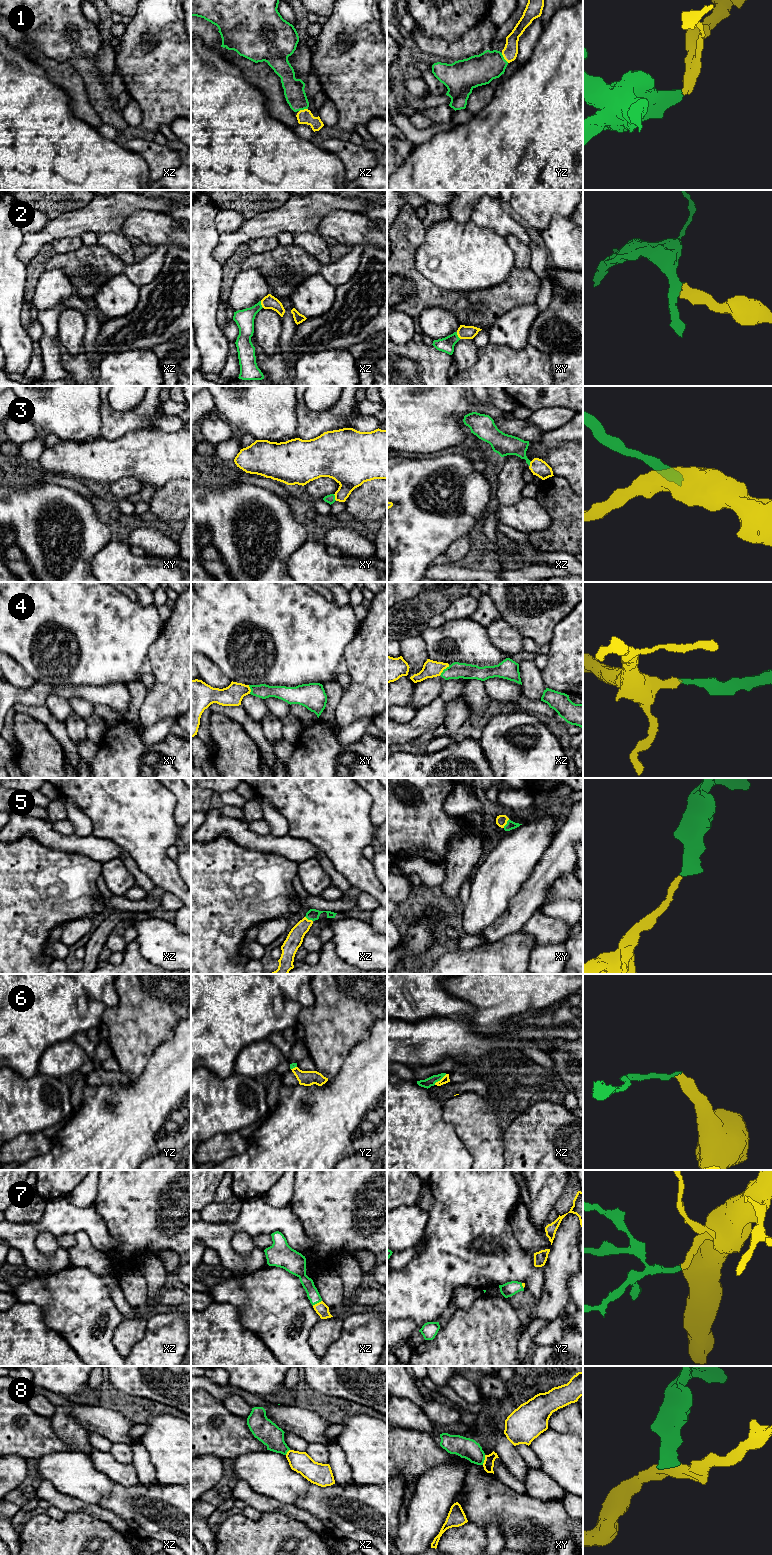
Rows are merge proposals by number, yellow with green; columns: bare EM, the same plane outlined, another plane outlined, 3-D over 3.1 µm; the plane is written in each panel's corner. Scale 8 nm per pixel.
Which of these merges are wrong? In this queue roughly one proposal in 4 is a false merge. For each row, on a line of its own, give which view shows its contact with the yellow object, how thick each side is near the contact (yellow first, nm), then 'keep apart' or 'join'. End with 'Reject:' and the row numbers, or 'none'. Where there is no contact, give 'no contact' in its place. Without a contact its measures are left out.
1: contact in yz; calibres 120 and 240 nm; join
2: contact in xz; calibres 110 and 150 nm; join
3: contact in xy; calibres 280 and 70 nm; join
4: contact in xz; calibres 130 and 140 nm; join
5: contact in xy; calibres 90 and 70 nm; join
6: contact in xz; calibres 60 and 80 nm; join
7: contact in xz; calibres 100 and 100 nm; join
8: contact in xy; calibres 90 and 170 nm; keep apart
Reject: 8

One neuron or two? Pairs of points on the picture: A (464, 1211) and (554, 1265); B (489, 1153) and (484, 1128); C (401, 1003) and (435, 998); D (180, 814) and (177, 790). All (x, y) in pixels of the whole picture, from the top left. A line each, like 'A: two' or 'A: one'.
A: two
B: one
C: one
D: one

